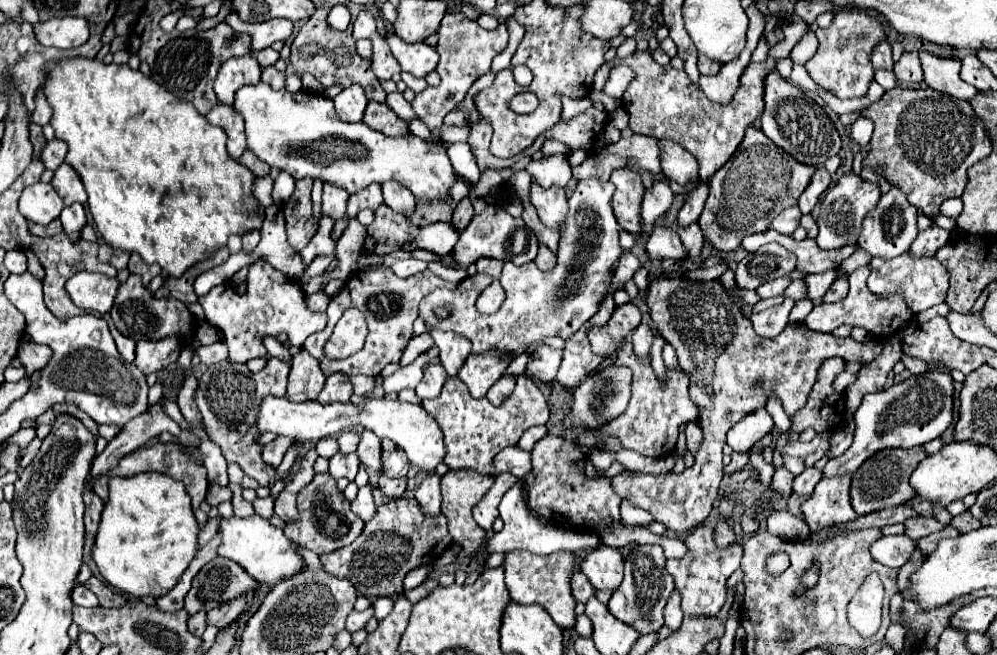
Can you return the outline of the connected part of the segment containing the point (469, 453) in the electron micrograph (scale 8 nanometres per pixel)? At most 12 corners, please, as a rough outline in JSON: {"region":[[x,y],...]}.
{"region":[[525,375],[493,405],[447,377],[423,399],[445,435],[449,469],[493,475],[497,451],[549,421]]}

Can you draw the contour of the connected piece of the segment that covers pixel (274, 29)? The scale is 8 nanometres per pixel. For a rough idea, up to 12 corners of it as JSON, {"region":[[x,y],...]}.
{"region":[[234,9],[225,17],[233,31],[253,37],[253,53],[287,41],[293,21],[271,19],[265,23],[245,23]]}

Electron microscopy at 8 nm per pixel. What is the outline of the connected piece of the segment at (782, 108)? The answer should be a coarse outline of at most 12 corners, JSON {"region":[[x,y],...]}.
{"region":[[779,71],[765,77],[761,131],[807,165],[841,149],[825,113]]}

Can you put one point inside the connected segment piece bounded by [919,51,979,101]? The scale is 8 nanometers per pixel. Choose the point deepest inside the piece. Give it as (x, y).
(942, 75)

